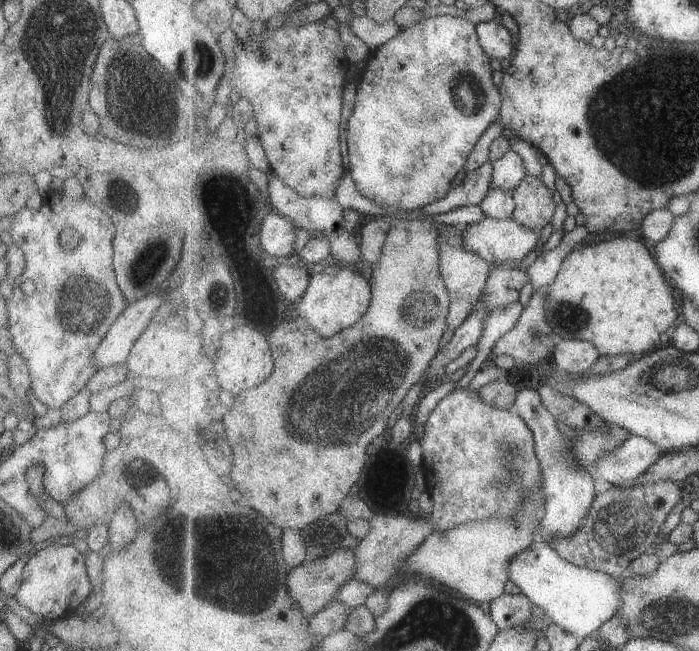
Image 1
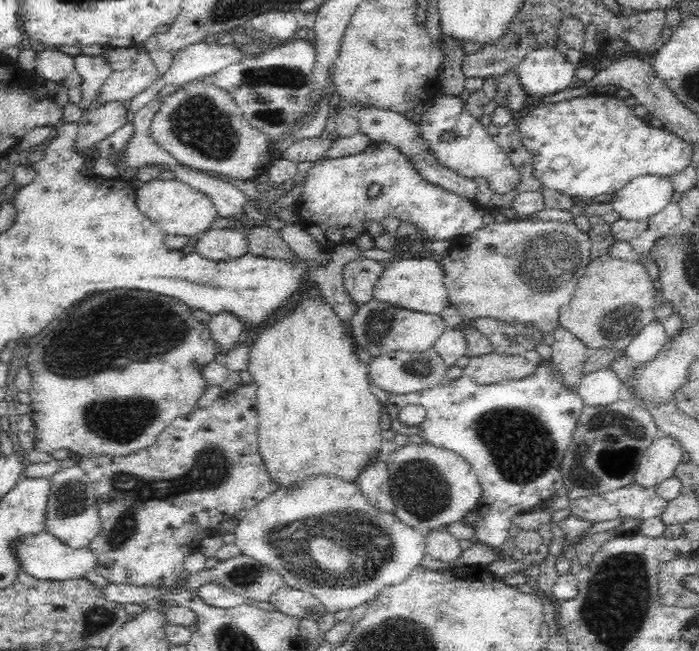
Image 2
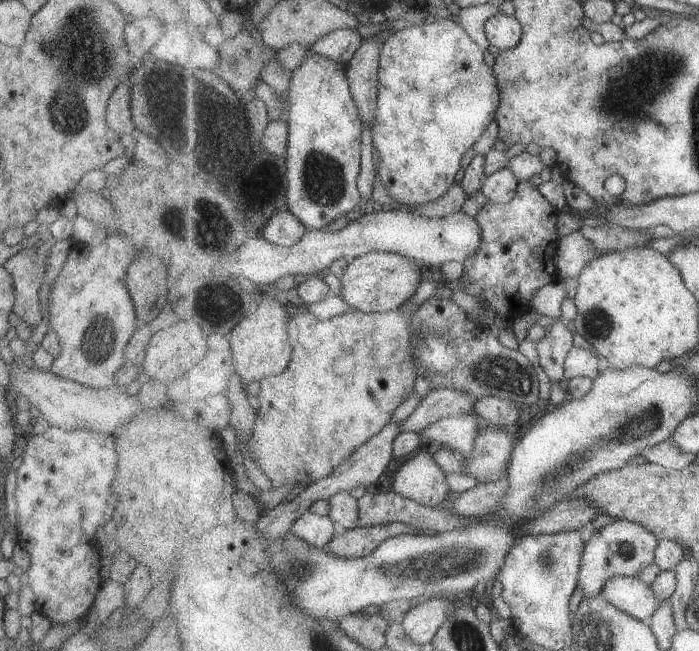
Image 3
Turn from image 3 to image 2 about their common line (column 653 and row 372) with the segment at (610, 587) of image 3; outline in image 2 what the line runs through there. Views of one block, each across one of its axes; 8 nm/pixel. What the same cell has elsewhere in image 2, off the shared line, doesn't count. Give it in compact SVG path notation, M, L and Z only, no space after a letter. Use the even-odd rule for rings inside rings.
M608 367L583 374L576 391L585 405L604 406L623 397L623 387L619 376Z

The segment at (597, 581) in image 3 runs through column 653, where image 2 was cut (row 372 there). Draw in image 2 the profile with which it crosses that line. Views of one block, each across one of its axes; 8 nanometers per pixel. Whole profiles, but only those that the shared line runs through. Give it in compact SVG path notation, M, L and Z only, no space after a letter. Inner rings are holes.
M540 363L530 376L518 380L503 380L488 386L476 384L476 381L464 374L450 381L444 378L425 391L406 395L389 394L382 406L383 411L390 415L391 429L395 434L417 434L426 443L452 451L470 464L481 486L481 498L476 504L476 511L482 514L472 527L471 538L478 544L496 549L507 542L514 515L532 507L543 506L553 495L563 492L565 483L560 468L585 404L576 387L565 384L563 373L555 363ZM408 404L418 404L425 408L426 416L421 423L410 426L398 420L400 410Z

